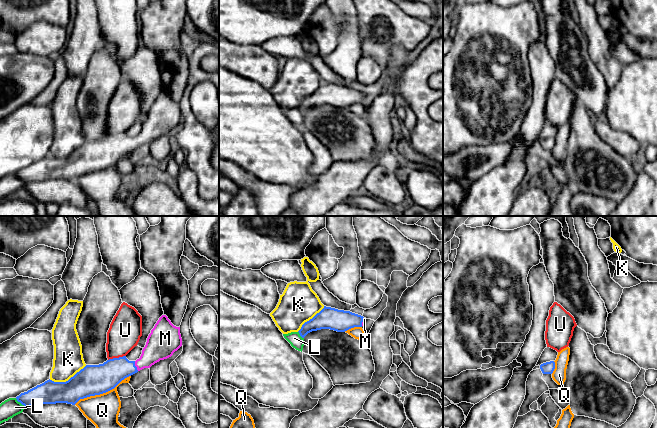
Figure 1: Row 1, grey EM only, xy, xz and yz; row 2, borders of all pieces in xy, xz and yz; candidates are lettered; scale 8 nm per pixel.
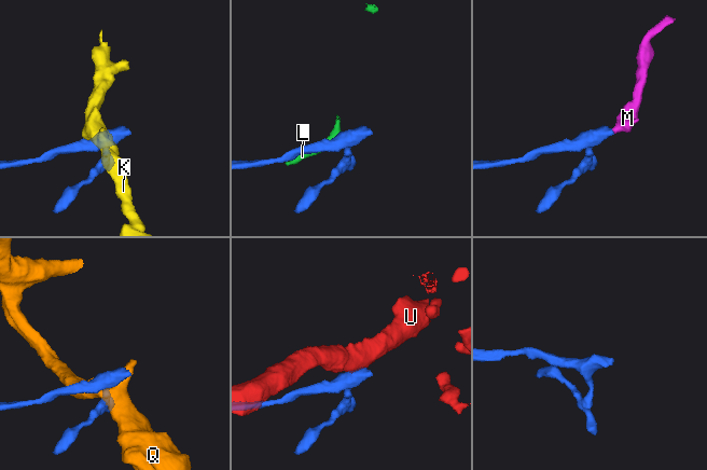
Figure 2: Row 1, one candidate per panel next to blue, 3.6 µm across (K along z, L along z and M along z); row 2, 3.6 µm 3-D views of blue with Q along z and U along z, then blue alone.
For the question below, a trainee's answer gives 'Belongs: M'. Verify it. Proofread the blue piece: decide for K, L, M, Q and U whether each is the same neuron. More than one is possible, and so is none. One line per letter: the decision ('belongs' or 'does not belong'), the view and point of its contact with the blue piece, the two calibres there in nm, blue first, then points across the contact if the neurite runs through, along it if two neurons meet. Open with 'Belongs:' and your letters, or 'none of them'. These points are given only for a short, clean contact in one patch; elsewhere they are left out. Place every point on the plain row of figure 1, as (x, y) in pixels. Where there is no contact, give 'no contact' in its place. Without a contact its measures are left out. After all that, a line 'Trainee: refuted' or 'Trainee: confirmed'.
Belongs: M
K: does not belong; contact xy (68, 156); calibres 240 and 240 nm; border xy (86, 141), (65, 157), (52, 157), (49, 155)
L: does not belong; contact xy (20, 178); calibres 190 and 150 nm
M: belongs; contact xy (135, 142); calibres 220 and 220 nm; way xy (106, 152), (119, 144), (135, 142), (143, 138), (159, 122)
Q: does not belong; contact xy (102, 169); calibres 240 and 260 nm
U: does not belong; contact xy (116, 134); calibres 240 and 260 nm; border xy (125, 131), (108, 136)
Trainee: confirmed

